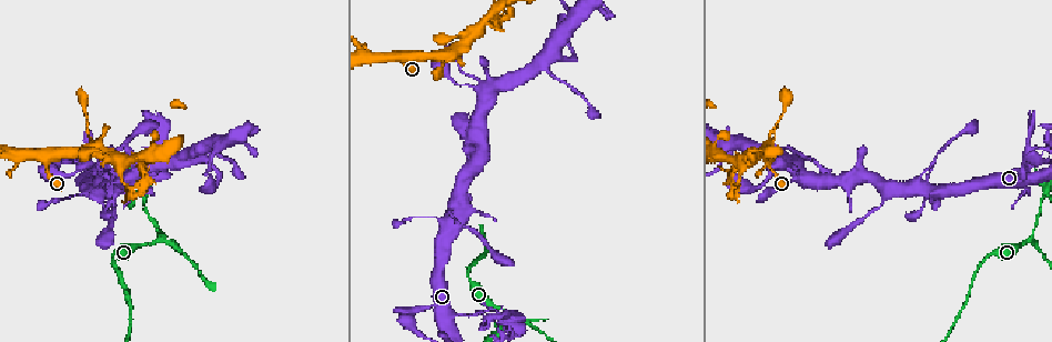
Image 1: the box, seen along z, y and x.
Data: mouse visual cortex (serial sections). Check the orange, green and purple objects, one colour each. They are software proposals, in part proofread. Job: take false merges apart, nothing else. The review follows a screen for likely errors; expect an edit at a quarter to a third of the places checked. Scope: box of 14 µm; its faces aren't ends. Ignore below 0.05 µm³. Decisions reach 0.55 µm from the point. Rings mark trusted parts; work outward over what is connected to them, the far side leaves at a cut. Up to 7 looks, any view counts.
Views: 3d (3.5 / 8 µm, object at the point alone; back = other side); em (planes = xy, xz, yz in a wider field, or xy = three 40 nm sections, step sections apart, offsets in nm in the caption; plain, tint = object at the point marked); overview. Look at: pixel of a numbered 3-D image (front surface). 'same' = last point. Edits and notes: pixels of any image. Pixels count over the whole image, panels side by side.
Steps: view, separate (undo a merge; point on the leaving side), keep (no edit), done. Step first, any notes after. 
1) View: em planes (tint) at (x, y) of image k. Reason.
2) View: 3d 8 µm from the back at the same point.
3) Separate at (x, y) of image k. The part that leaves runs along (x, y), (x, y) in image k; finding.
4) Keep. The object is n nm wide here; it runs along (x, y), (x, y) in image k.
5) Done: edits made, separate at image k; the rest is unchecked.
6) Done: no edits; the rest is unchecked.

View: 3d 8 µm at (65, 198) of image 1. A narrow waist.

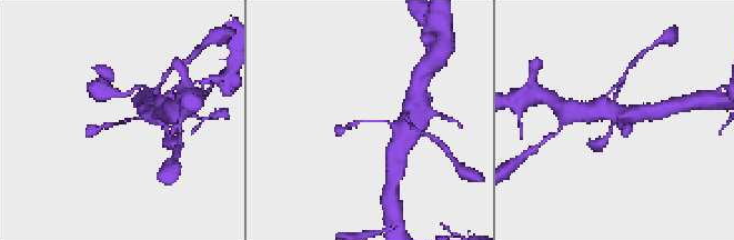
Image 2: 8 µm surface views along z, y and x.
View: 3d 3.5 µm at (618, 122) of image 2. Zoom in.

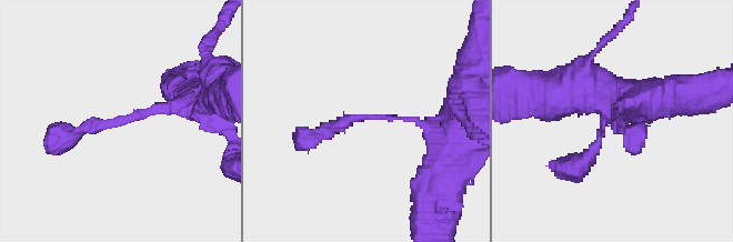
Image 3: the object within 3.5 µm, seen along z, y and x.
View: em planes (tint) at (122, 117) of image 3. Need the tissue.

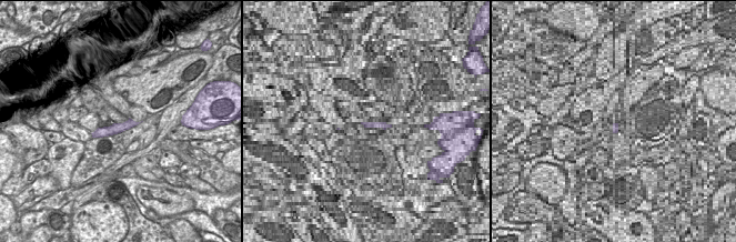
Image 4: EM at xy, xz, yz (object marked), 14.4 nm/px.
Keep. It runs along (132, 123), (94, 134) in image 4; continuous, no second cell.

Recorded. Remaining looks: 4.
View: 3d 3.5 µm at (144, 205) of image 1. Sudden change in width.

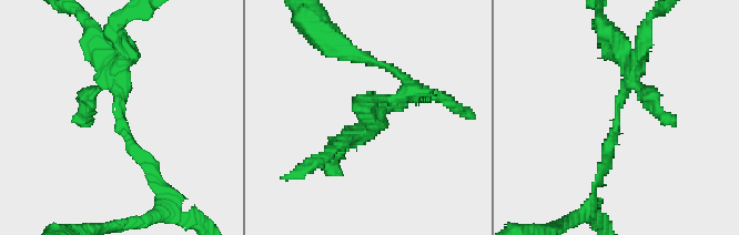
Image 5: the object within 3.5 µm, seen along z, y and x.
View: em xy step 2 (tint) at (119, 108) of image 5.

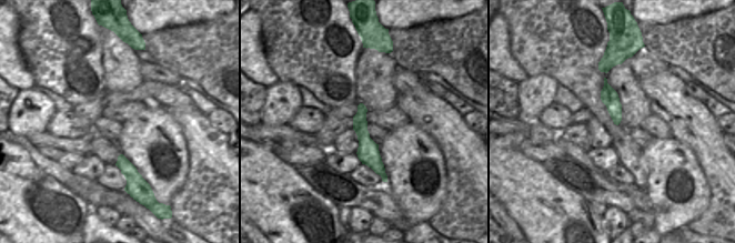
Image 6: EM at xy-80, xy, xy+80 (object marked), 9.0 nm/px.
Separate at (115, 27) of image 5. The object is 190 nm wide here; the part that leaves runs along (123, 58), (123, 21) in image 5; two cells meet here.

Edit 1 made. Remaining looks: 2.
View: 3d 3.5 µm at (403, 55) of image 1. Two arms in line, one across.

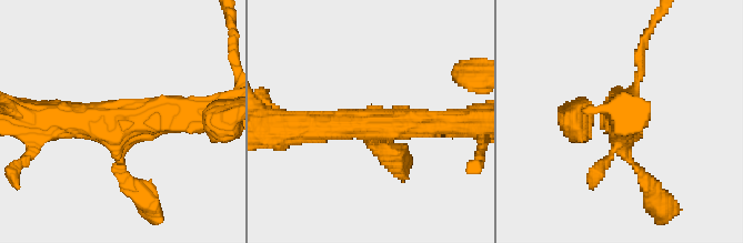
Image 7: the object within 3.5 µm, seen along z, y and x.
View: em xy step 2 (tint) at (370, 122) of image 7. 3 arms meet here; the arms are 200, 400, 400 nm wide.

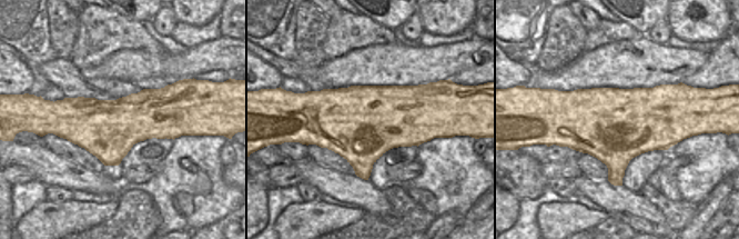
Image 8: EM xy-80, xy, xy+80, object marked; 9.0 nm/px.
Keep. It runs along (652, 192), (626, 158), (624, 118) in image 7; continuous, no second cell.

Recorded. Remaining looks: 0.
Done: edits made, separate at image 5; the rest is unchecked.

